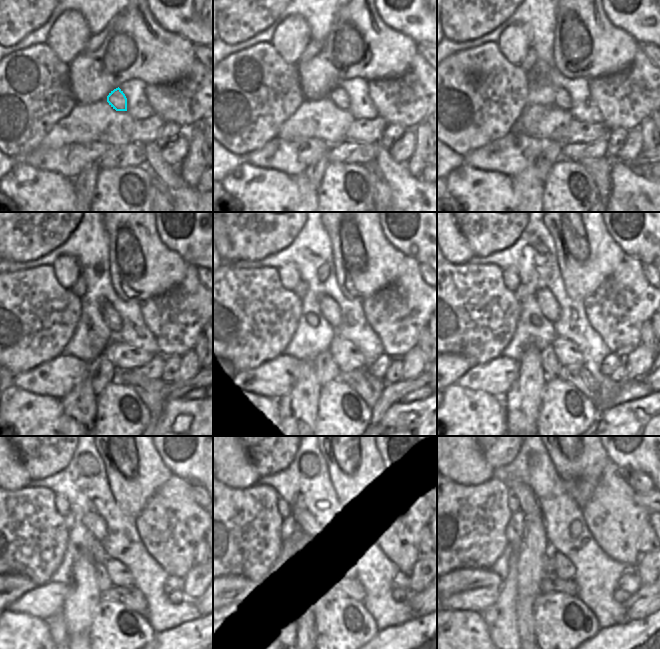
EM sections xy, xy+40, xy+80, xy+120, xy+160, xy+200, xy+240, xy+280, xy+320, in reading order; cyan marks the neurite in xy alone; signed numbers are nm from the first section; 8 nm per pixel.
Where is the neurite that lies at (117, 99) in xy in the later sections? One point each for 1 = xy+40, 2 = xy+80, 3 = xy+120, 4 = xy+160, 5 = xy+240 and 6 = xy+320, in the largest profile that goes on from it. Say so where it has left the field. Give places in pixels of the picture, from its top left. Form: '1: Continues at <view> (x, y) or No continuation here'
1: Continues at xy+40 (339, 96)
2: Continues at xy+80 (562, 99)
3: Continues at xy+120 (111, 317)
4: Continues at xy+160 (330, 310)
5: Continues at xy+240 (94, 522)
6: Continues at xy+320 (529, 506)

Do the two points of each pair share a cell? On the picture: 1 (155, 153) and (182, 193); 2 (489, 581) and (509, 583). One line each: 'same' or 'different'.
1: same
2: different

